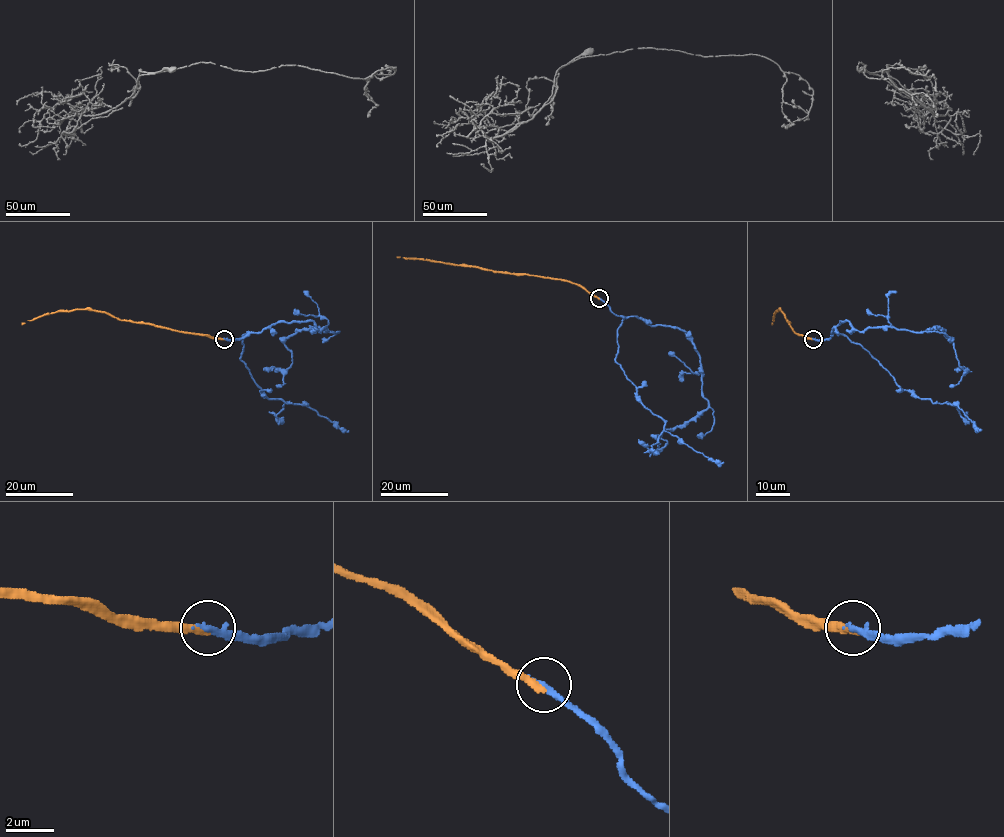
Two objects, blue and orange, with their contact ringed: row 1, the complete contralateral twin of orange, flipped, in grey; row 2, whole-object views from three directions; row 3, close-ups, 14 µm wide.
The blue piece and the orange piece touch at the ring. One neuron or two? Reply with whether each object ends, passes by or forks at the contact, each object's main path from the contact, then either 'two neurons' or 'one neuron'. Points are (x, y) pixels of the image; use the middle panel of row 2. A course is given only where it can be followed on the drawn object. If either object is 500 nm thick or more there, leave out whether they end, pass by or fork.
blue ends there; orange ends there; blue runs (599, 298), (618, 315), (685, 331), (699, 357), (707, 407), (666, 429), (659, 450), (638, 439); orange runs (599, 298), (576, 284), (559, 279), (397, 256); two neurons

